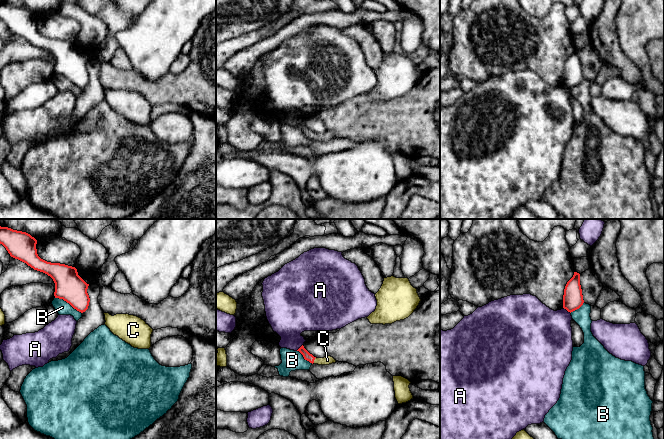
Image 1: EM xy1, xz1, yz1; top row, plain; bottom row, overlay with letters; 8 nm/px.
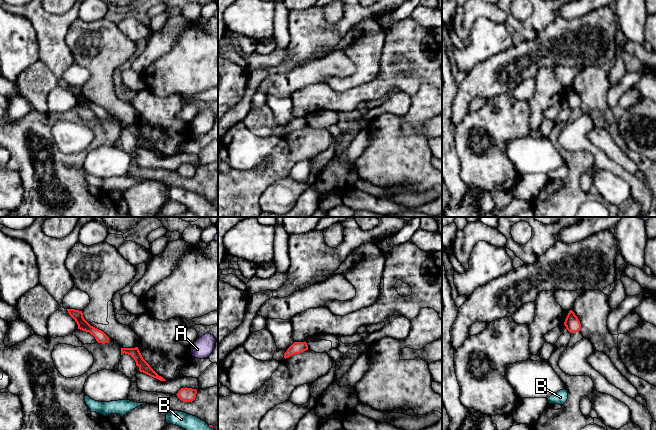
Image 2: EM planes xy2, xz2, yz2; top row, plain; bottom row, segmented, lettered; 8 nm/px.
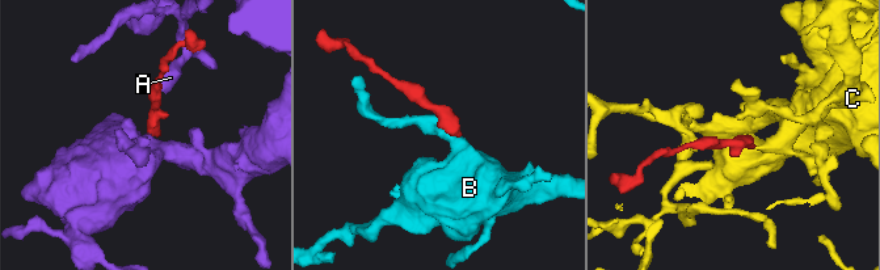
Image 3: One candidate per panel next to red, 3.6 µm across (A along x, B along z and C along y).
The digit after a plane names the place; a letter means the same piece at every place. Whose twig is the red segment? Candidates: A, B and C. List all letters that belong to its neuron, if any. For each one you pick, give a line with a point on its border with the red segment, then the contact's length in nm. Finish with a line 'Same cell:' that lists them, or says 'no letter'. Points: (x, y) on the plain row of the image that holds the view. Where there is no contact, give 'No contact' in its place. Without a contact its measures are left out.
C: Touches red at xz1 (314, 135). Shared border 50 nm
Same cell: C

